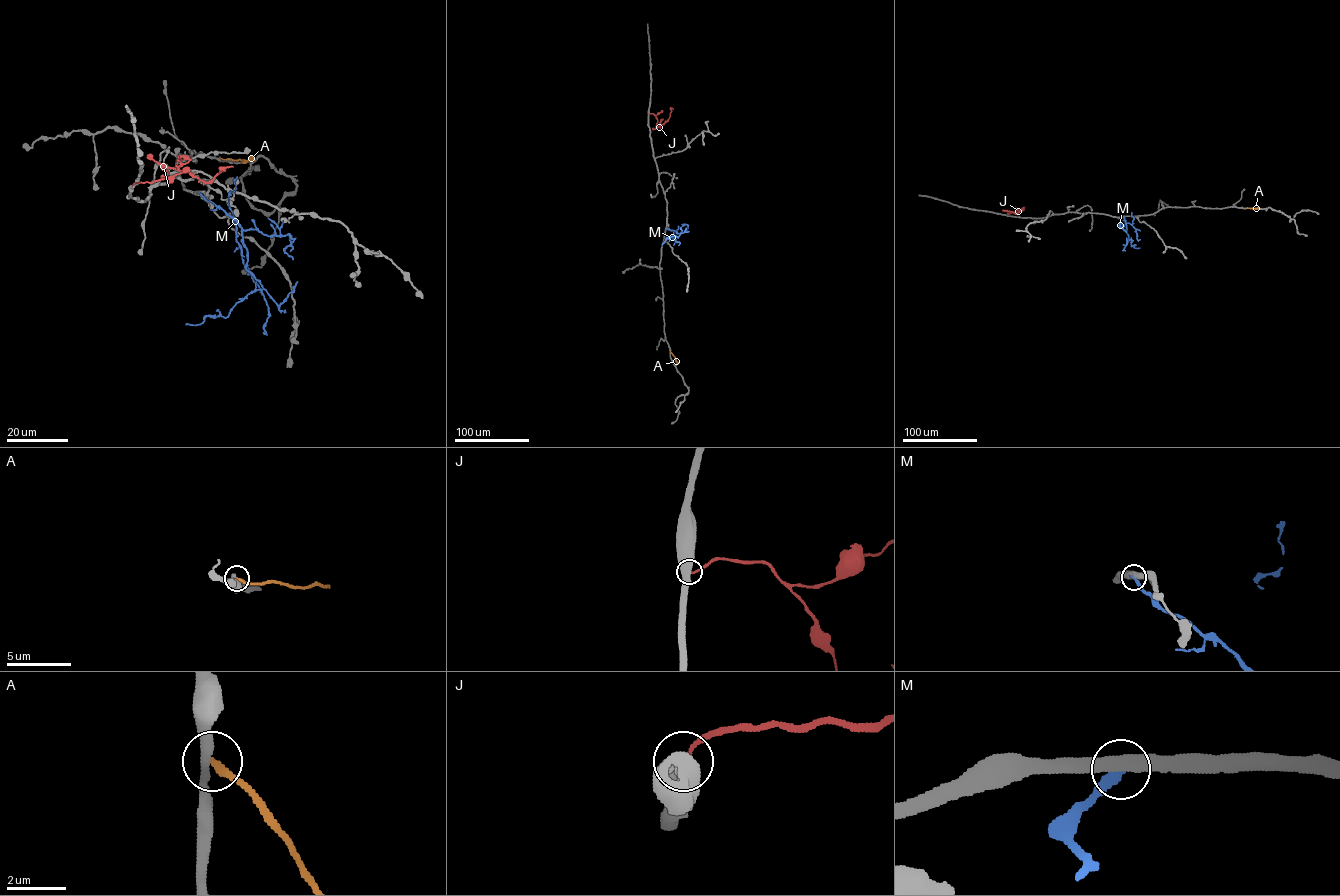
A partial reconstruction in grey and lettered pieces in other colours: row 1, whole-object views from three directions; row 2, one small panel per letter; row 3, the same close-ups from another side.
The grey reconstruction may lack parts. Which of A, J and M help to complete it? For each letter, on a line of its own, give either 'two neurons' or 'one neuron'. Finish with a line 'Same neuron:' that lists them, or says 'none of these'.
A: two neurons
J: one neuron
M: two neurons
Same neuron: J

